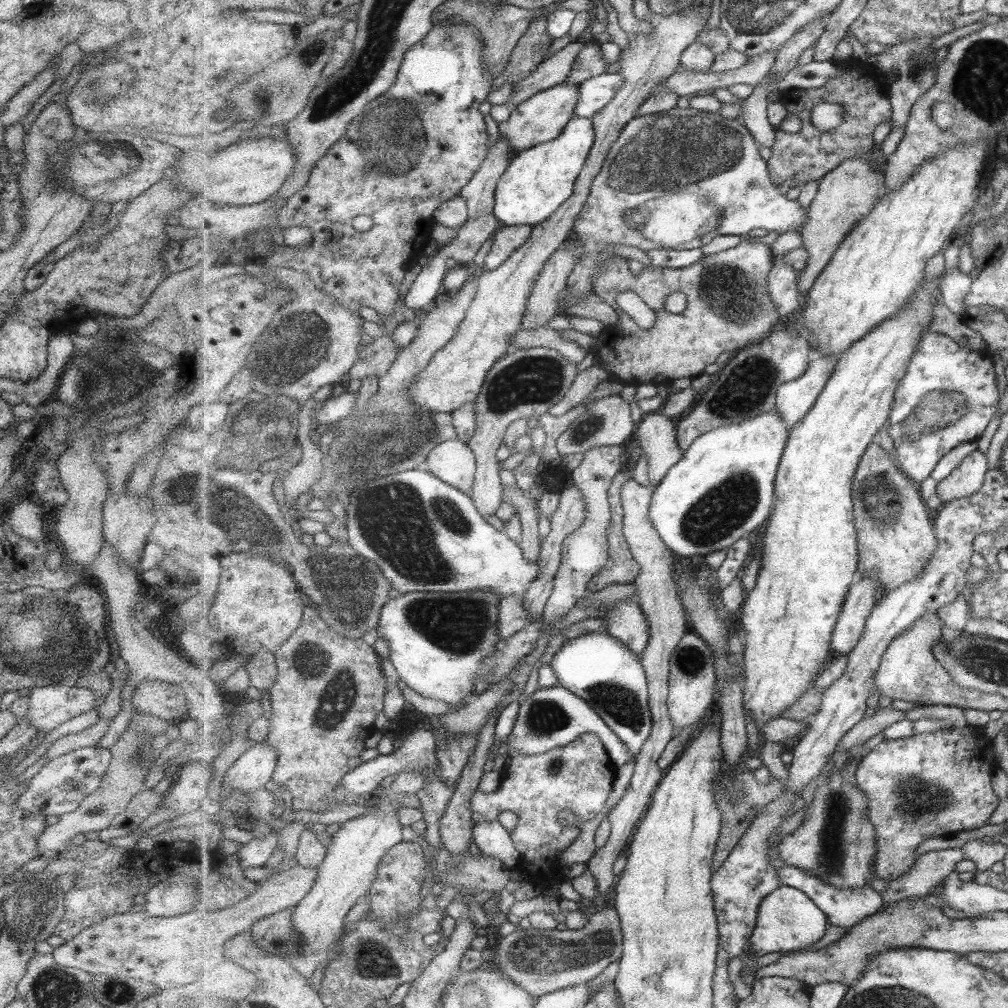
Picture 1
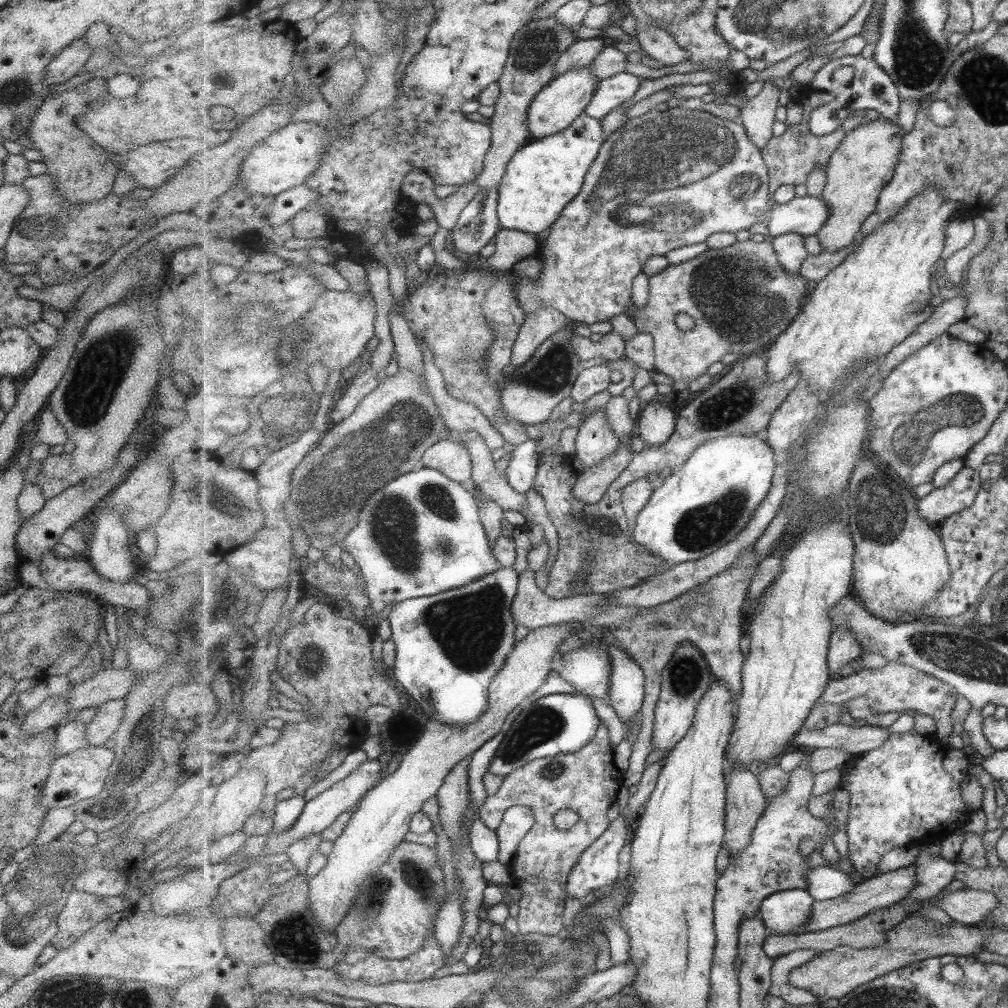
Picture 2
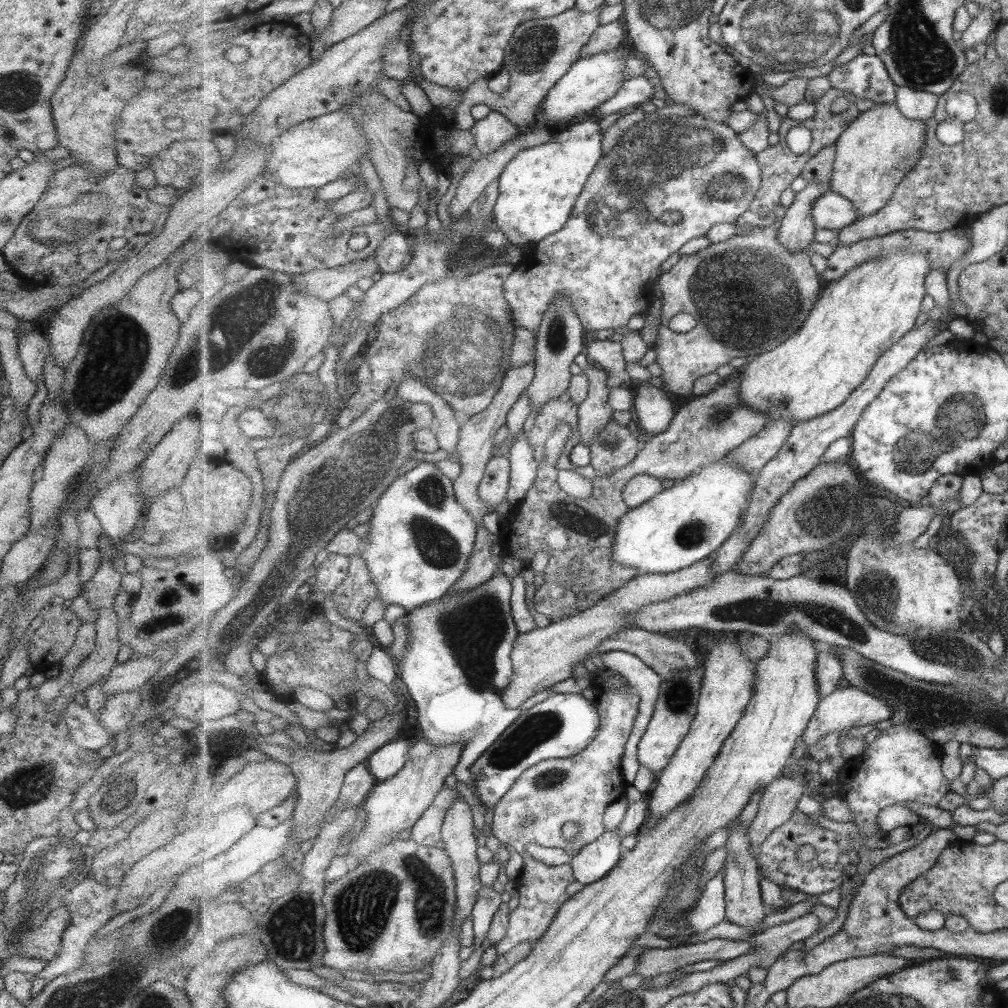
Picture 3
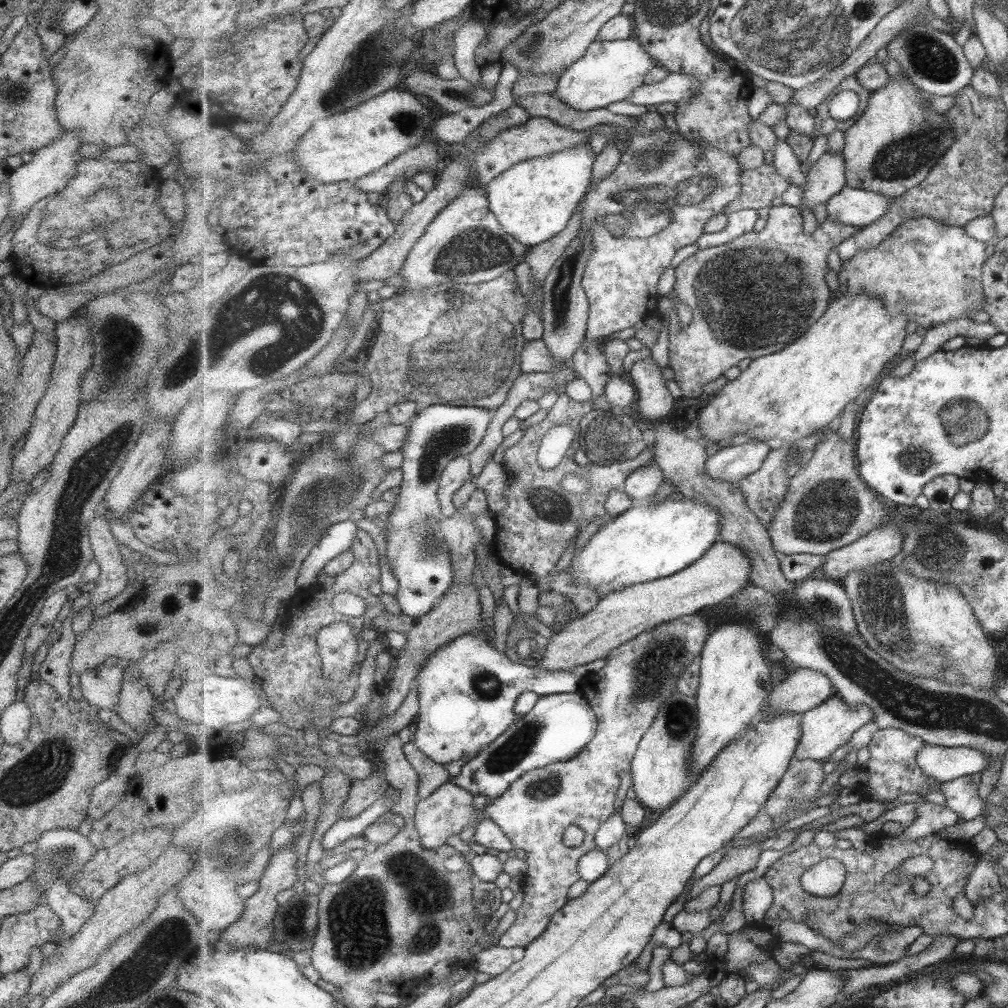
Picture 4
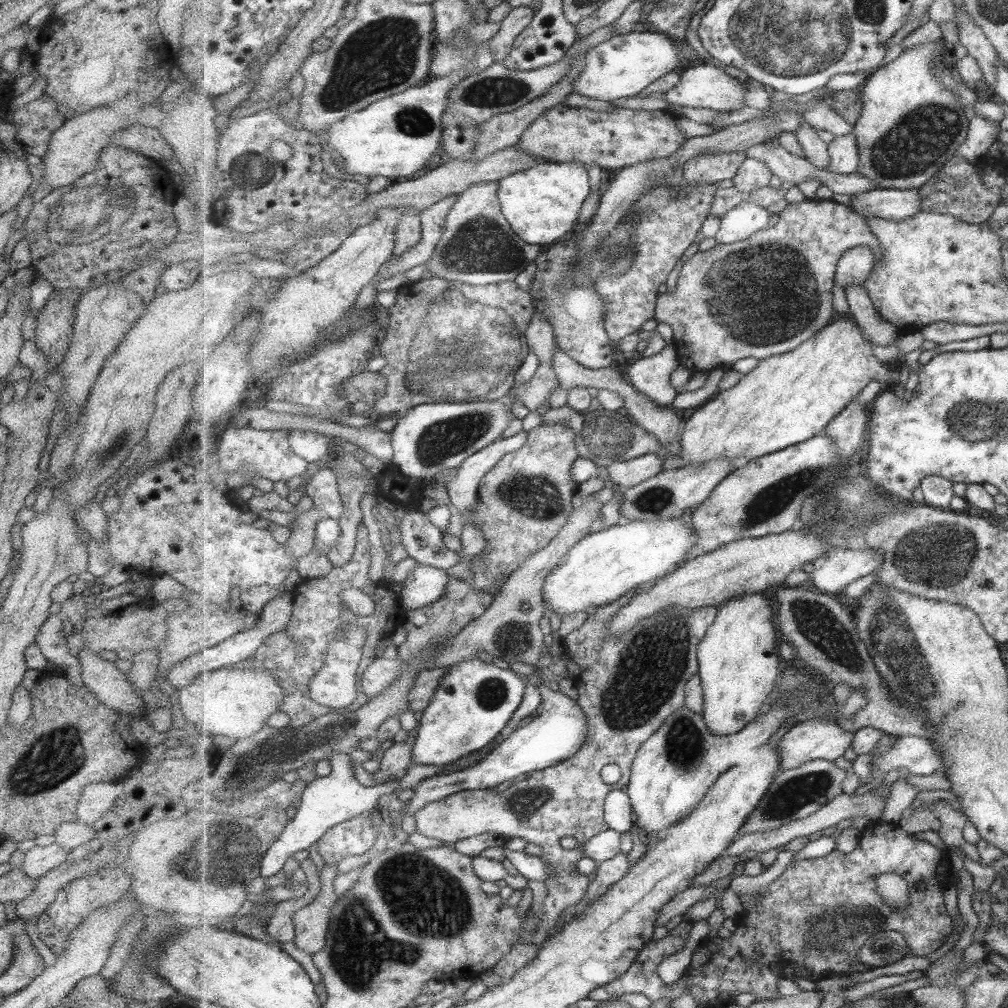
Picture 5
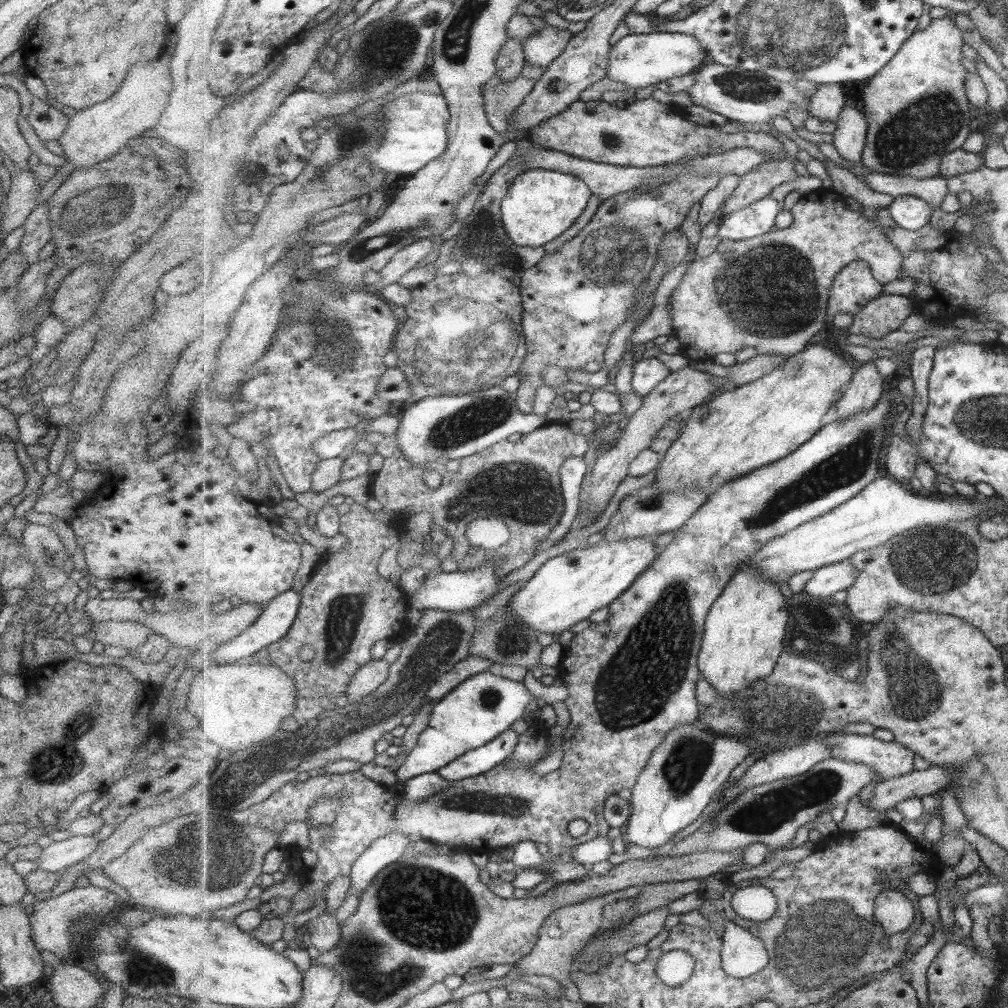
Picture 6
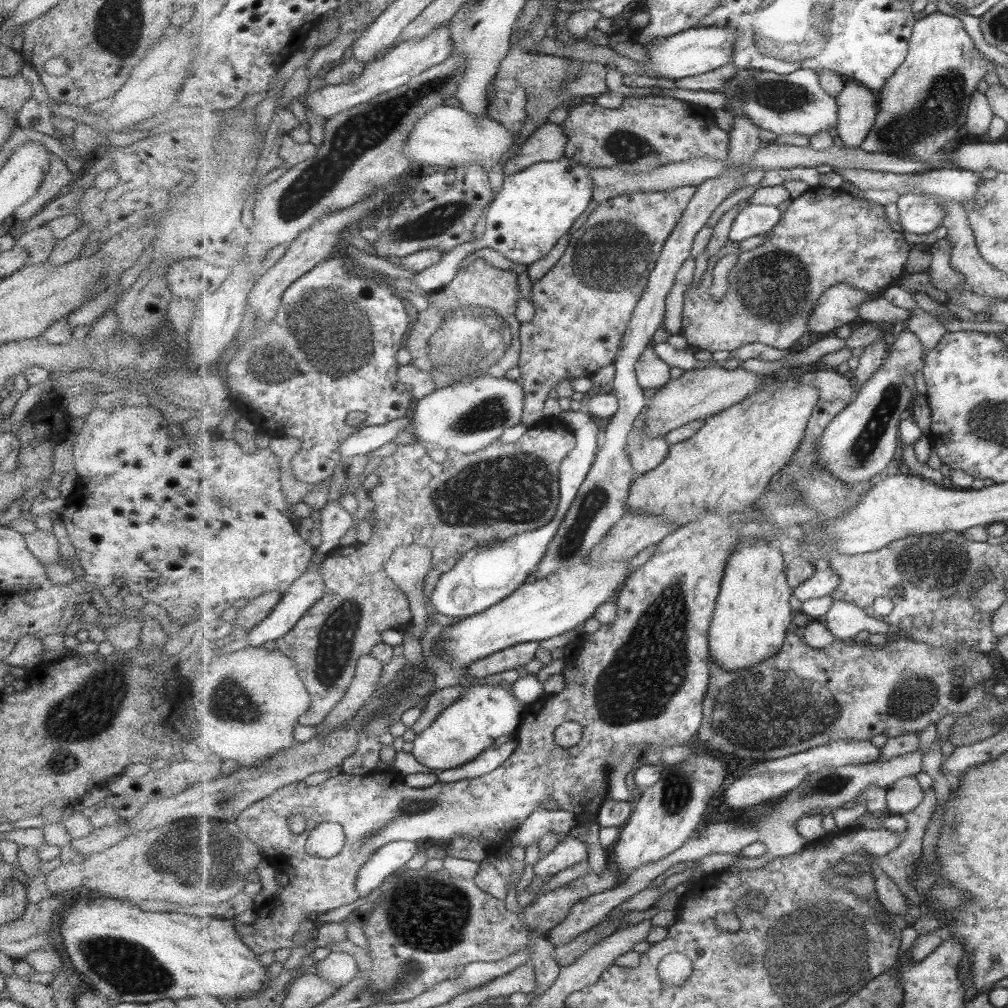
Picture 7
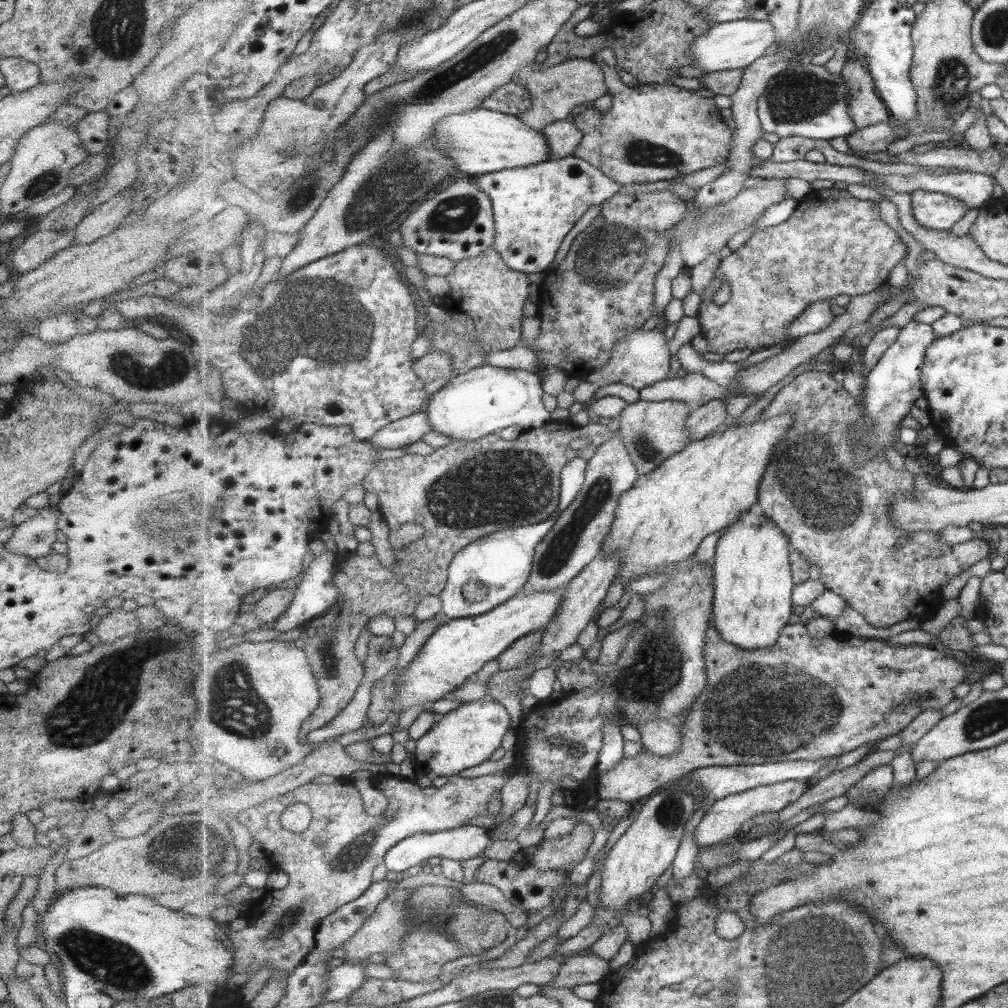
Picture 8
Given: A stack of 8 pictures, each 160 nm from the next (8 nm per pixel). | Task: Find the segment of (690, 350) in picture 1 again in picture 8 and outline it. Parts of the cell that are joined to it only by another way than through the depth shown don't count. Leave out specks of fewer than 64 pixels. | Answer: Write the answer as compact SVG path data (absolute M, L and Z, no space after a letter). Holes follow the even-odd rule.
M845 189L810 190L787 222L757 230L743 247L721 260L716 278L704 292L697 314L702 322L702 332L710 344L709 351L725 355L743 348L757 350L773 346L787 339L790 324L812 304L837 298L841 294L854 297L877 291L887 284L893 268L901 262L901 258L905 258L905 254L907 246L901 236L881 220L878 202L858 200ZM722 289L728 289L729 296L724 303L718 303Z

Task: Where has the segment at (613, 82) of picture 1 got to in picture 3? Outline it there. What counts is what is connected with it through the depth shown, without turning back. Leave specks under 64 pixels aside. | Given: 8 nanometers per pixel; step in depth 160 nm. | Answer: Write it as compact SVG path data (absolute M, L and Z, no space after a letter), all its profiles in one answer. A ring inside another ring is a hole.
M645 76L626 79L621 91L615 95L615 98L601 105L594 113L594 118L600 119L615 113L622 113L638 108L653 100L655 88Z

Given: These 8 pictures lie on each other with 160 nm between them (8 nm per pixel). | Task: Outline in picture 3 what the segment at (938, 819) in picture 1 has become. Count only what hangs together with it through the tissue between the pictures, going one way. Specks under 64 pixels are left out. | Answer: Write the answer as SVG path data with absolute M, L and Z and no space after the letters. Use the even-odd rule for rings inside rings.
M891 725L869 744L861 756L853 757L845 762L845 768L839 774L839 782L843 784L840 788L841 796L851 805L851 810L855 813L855 823L864 833L885 833L878 822L879 813L888 806L904 805L907 802L916 802L925 806L935 806L941 802L941 798L949 792L949 782L943 776L941 770L941 747L937 748L928 738L917 733L914 729L909 729L907 725Z

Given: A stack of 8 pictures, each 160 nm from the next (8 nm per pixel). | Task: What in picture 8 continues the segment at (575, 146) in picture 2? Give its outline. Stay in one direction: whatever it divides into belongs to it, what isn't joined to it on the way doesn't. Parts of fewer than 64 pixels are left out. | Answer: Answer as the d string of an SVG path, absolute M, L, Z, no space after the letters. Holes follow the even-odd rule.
M569 156L559 160L550 160L527 168L515 168L474 177L478 187L491 197L496 234L494 249L504 258L507 266L517 272L533 274L543 273L557 258L564 236L567 236L577 222L589 212L591 206L599 206L619 194L625 185L606 176L601 169L595 168L585 160Z

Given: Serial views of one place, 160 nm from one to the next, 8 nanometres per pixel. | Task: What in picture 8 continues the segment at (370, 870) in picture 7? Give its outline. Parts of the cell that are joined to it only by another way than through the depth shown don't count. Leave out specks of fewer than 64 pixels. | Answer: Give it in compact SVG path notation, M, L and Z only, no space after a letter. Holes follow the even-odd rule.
M461 825L460 827L437 831L420 832L399 841L385 856L384 866L387 871L405 872L413 866L424 866L429 858L445 857L453 860L469 860L479 856L485 848L492 843L488 828L474 825Z

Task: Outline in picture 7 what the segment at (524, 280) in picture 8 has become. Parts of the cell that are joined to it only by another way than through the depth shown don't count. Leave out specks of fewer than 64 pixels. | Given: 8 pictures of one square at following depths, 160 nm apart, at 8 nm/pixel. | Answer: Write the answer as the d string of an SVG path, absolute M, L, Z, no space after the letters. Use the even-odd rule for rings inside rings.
M478 258L466 267L458 267L453 282L427 294L426 298L429 307L419 312L405 346L412 356L410 364L435 376L437 390L447 388L449 382L455 386L455 382L473 375L503 377L509 368L519 366L522 353L517 316L519 274Z

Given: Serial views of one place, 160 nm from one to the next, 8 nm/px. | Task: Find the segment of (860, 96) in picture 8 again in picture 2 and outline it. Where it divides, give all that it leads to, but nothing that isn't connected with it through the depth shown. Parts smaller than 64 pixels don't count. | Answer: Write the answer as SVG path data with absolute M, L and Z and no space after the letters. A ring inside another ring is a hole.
M787 232L783 236L775 237L771 243L778 252L779 260L787 272L790 275L801 275L803 263L809 256L803 234Z

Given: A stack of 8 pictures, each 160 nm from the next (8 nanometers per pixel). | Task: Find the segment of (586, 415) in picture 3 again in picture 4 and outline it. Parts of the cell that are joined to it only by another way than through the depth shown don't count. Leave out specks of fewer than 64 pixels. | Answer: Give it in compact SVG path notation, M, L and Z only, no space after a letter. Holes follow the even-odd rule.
M584 338L571 359L576 374L591 386L593 396L606 392L607 384L615 376L603 346L606 340Z

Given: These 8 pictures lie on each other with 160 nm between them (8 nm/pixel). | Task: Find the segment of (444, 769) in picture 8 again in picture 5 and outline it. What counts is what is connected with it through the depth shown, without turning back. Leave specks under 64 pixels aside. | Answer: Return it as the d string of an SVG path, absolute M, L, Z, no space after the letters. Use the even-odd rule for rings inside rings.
M477 657L451 666L421 717L412 764L451 764L494 742L523 704L527 683L533 681L538 686L537 673L521 675L492 663L485 664ZM338 752L327 758L332 762L332 773L326 777L314 777L312 779L307 790L303 793L301 802L297 805L297 813L294 818L289 821L279 840L273 843L272 848L264 856L261 875L263 878L279 874L281 870L283 871L283 866L287 864L287 858L293 856L295 852L309 850L335 825L351 820L351 818L355 818L355 816L359 816L365 811L373 811L378 807L377 800L379 800L379 796L393 795L400 788L404 775L397 776L386 783L375 784L372 787L359 784L359 780L355 778L353 768L349 765L349 758L351 756Z

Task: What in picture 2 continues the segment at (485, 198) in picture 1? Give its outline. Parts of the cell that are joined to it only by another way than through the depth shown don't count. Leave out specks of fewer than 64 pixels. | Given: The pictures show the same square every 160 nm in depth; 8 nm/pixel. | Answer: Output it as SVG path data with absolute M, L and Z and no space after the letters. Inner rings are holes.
M556 15L531 21L522 26L514 36L511 54L504 67L503 76L499 80L500 97L493 105L494 115L490 118L492 149L487 154L483 173L474 182L480 186L480 190L500 186L513 156L523 147L525 140L531 137L527 118L535 97L556 78L557 61L579 40L575 36L575 30L561 24L556 19Z

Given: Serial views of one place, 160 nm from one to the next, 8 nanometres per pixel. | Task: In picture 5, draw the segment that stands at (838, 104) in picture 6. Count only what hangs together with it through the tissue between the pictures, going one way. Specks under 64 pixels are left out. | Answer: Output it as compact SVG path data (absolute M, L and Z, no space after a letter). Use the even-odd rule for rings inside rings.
M830 98L825 102L813 104L809 110L805 111L804 116L813 128L828 131L837 138L847 136L854 131L854 126L849 124L843 116L839 116L837 111L833 110Z

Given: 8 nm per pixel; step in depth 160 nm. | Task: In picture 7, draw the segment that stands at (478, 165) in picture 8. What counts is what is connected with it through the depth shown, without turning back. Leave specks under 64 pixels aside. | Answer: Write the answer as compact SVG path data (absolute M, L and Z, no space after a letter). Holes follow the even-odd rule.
M441 106L432 109L415 125L405 149L405 156L416 169L421 166L438 166L451 170L471 166L473 163L481 163L489 169L501 162L512 150L517 154L518 146L516 136L511 136L511 132L503 128L503 124L493 120L488 112L477 118L461 107Z

